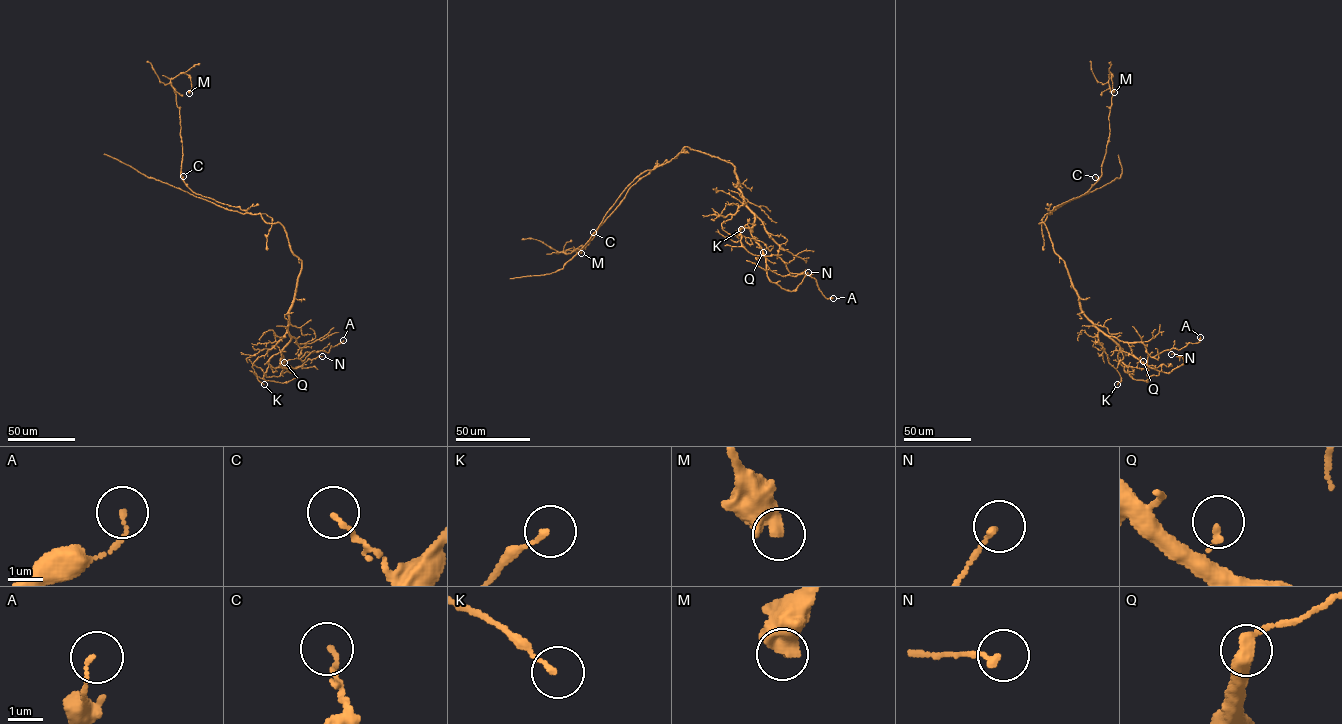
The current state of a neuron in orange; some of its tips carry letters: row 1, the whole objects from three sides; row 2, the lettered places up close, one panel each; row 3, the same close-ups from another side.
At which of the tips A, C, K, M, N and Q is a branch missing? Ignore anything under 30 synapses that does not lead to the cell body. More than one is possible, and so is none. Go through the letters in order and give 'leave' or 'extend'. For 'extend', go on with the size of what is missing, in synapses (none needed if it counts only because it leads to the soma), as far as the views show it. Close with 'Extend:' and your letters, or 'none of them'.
A: leave
C: leave
K: leave
M: leave
N: leave
Q: leave
Extend: none of them

